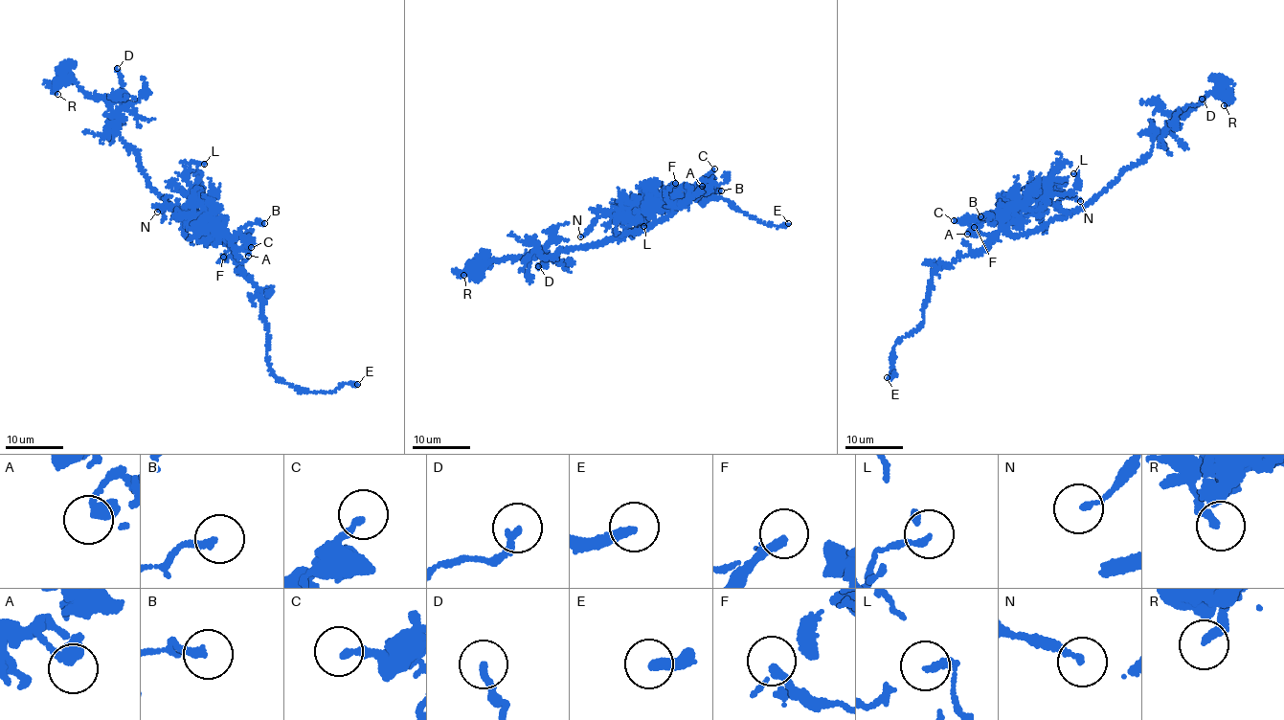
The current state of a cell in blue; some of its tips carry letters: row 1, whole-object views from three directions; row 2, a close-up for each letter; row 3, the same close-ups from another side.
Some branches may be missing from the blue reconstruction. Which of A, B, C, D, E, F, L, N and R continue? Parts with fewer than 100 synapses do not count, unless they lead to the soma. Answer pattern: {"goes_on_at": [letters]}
{"goes_on_at": ["E"]}

